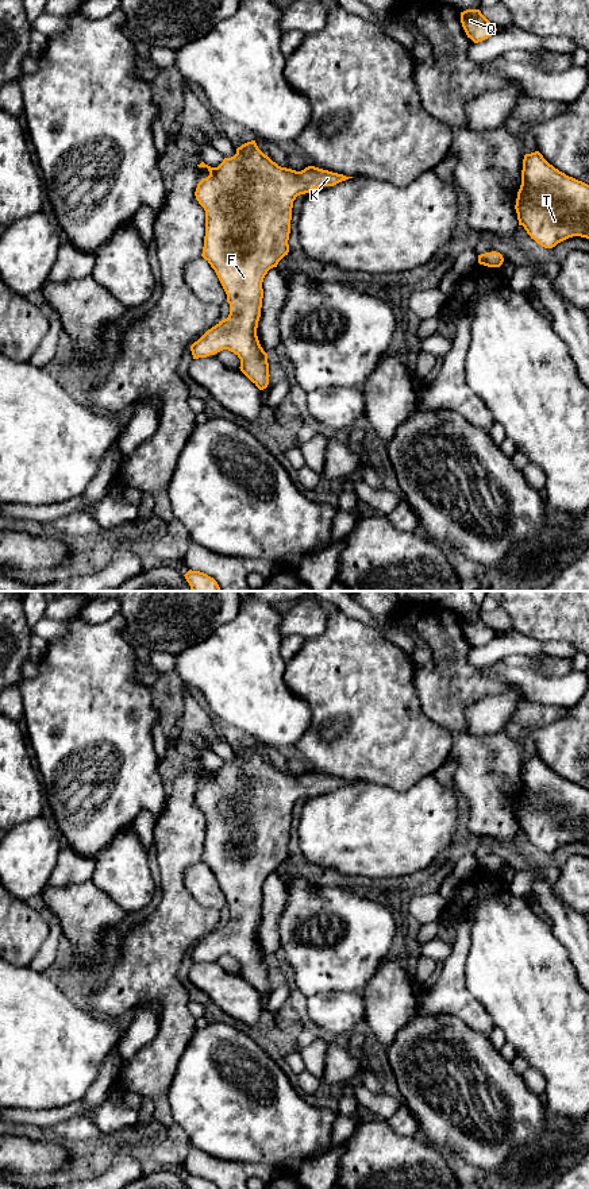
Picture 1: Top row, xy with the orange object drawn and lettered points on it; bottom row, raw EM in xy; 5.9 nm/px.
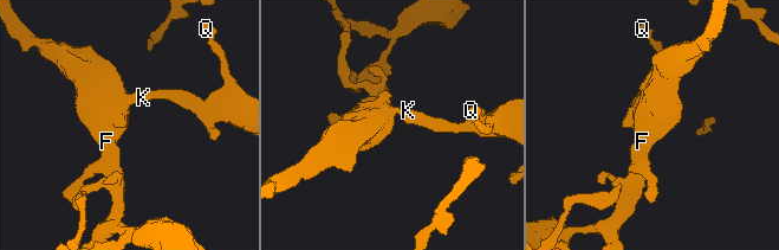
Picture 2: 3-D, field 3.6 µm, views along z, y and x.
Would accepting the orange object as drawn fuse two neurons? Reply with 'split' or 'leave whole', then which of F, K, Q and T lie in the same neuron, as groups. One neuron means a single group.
leave whole; groups F K Q T

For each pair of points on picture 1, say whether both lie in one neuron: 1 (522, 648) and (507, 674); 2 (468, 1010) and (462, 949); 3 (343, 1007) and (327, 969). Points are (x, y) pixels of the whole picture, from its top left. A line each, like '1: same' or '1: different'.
1: different
2: same
3: same

